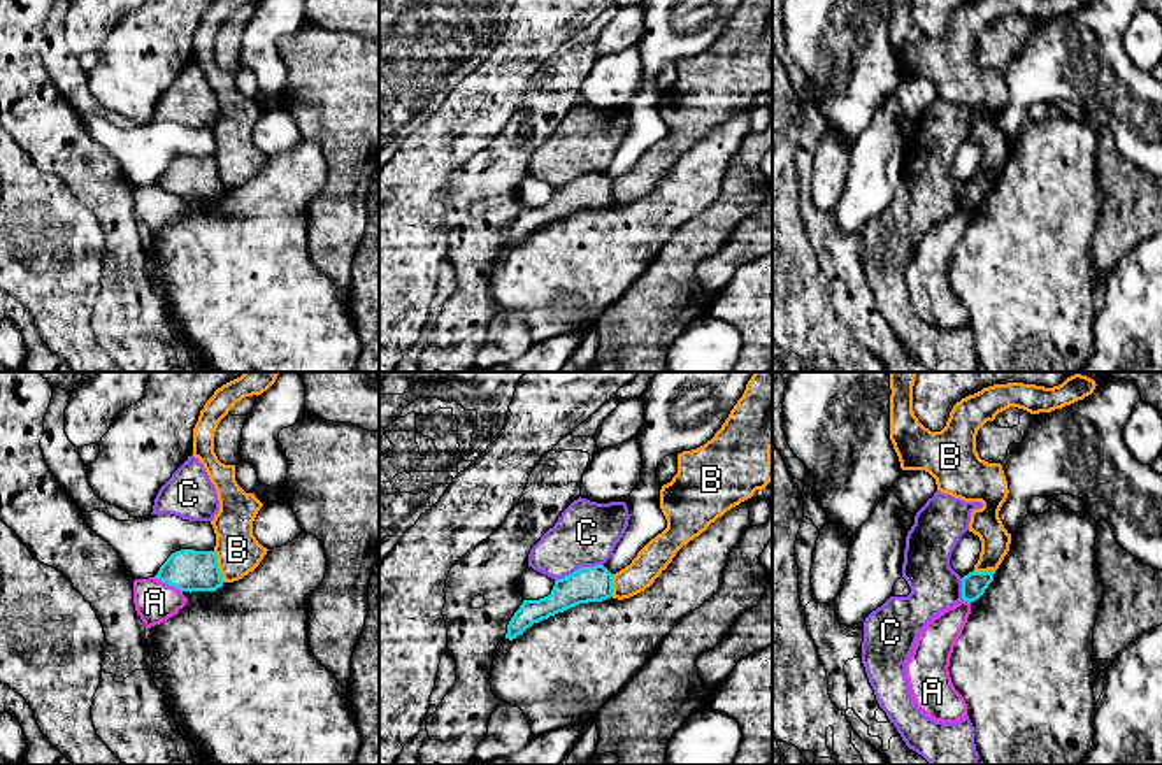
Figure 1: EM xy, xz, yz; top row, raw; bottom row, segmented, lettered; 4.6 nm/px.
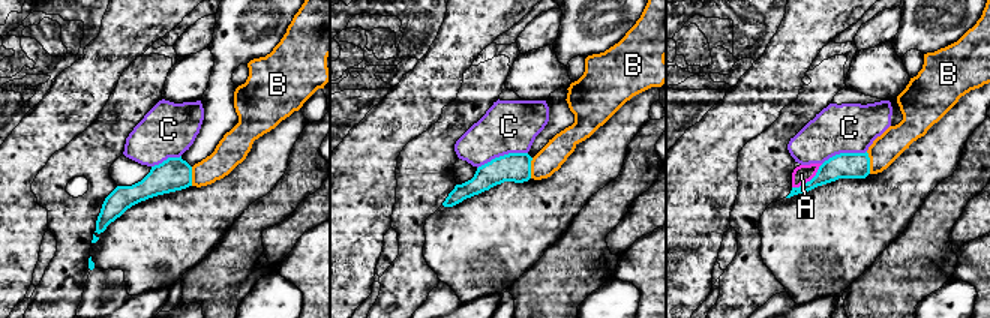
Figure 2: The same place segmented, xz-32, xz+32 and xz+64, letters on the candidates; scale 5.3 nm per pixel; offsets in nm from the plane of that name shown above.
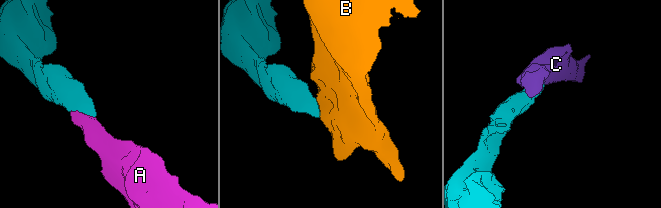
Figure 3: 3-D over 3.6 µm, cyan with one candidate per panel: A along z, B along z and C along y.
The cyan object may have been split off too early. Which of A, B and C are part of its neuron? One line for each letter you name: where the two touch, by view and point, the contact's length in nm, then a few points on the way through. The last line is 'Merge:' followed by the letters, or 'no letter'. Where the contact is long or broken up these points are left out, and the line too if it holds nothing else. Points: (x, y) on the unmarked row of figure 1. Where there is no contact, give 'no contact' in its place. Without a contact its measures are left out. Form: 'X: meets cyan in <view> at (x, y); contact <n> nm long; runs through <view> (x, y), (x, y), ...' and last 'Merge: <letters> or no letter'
Merge: no letter

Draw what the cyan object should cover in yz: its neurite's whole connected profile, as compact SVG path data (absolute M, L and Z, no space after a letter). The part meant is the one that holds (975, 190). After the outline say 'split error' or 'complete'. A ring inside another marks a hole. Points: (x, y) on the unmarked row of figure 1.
M972 177L967 182L964 182L962 207L965 207L969 211L978 207L988 195L988 191L993 188L993 181L995 181L995 177L988 177L988 179Z; complete

